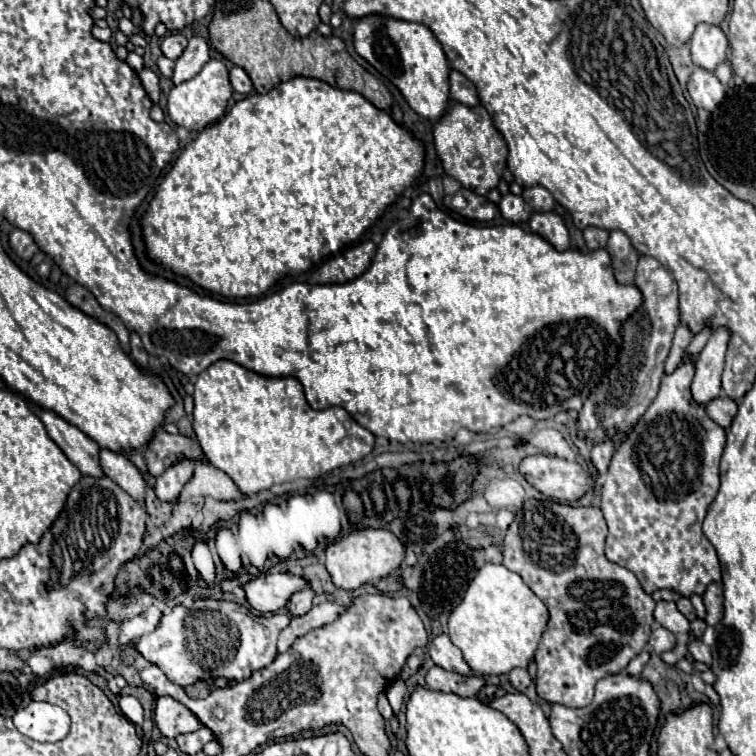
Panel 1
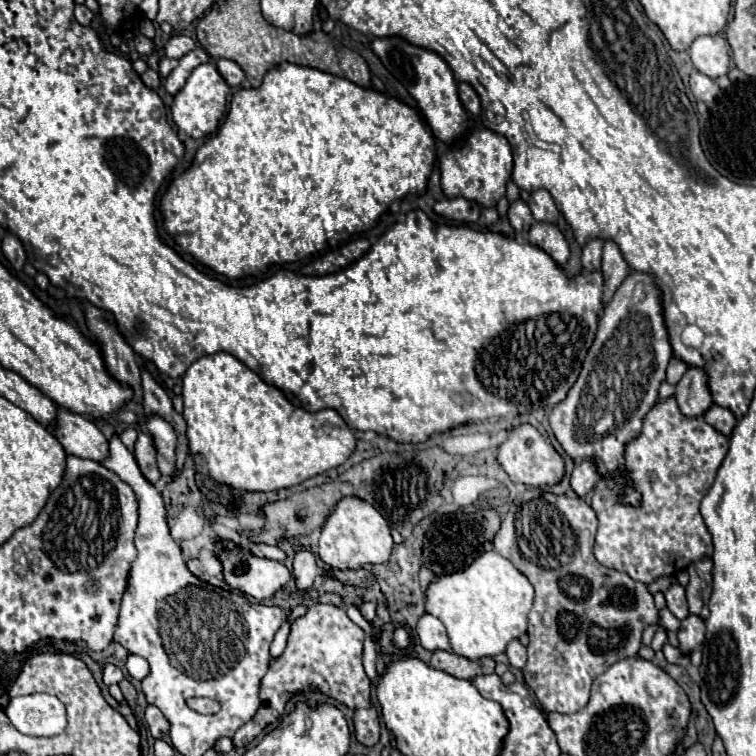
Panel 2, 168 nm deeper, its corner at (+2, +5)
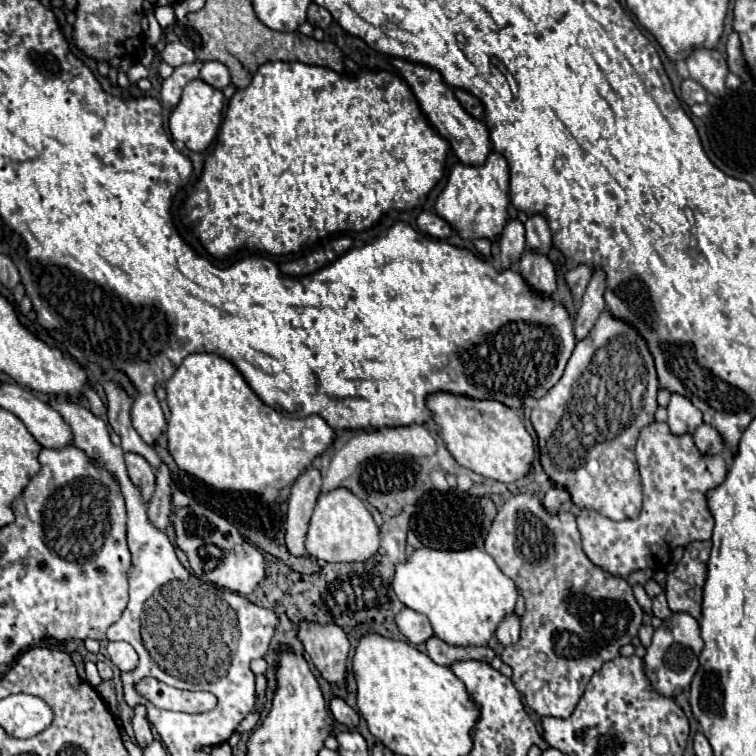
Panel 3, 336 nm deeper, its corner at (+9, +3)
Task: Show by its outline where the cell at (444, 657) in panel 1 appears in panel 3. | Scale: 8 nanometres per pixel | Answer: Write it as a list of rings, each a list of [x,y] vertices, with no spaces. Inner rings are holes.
[[[402,608],[394,620],[396,620],[400,634],[412,644],[422,644],[434,634],[428,618],[412,608]]]

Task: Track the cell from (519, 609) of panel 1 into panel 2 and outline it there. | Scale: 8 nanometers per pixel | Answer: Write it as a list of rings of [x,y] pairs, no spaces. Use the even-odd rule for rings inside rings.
[[[485,552],[463,572],[431,582],[425,608],[445,624],[455,654],[479,660],[505,652],[511,640],[519,640],[527,632],[533,596],[535,590],[523,572],[497,552]]]

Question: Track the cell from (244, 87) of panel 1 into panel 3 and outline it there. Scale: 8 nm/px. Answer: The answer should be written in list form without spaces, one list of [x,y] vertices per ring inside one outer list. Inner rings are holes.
[[[204,62],[200,68],[200,80],[204,80],[206,84],[222,90],[230,84],[230,74],[228,68],[222,62]]]

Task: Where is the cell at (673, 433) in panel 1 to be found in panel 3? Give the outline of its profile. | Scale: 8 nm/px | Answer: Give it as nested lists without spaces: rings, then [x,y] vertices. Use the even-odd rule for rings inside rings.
[[[658,422],[640,432],[636,462],[644,490],[644,504],[638,518],[614,522],[594,510],[580,510],[578,514],[578,530],[586,556],[602,570],[622,578],[642,568],[664,570],[674,548],[694,540],[710,540],[714,518],[708,510],[706,494],[718,488],[728,474],[722,456],[700,454],[690,434],[674,436],[668,424]]]

